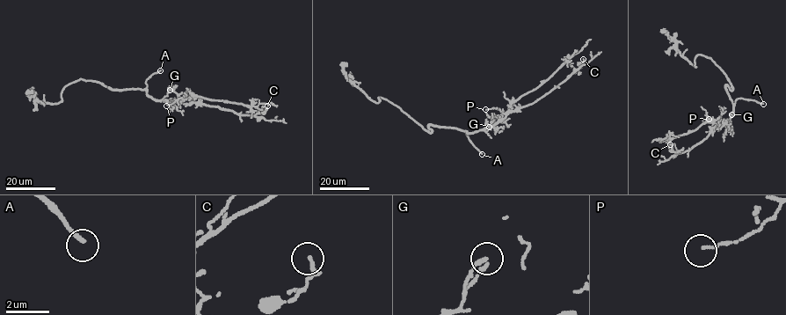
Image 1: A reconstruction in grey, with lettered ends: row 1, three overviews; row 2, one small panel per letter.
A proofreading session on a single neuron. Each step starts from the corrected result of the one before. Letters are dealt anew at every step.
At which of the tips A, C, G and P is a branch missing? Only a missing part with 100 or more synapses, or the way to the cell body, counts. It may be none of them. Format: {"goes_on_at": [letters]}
{"goes_on_at": ["A"]}

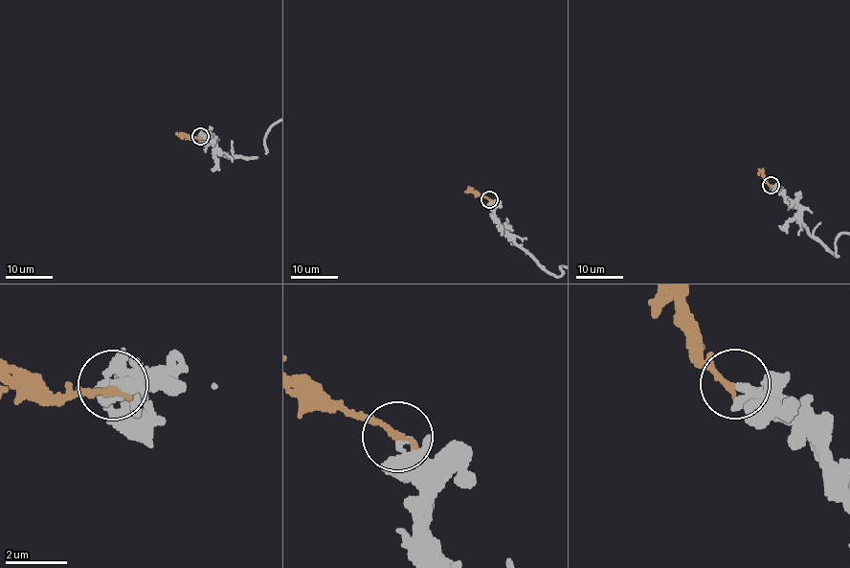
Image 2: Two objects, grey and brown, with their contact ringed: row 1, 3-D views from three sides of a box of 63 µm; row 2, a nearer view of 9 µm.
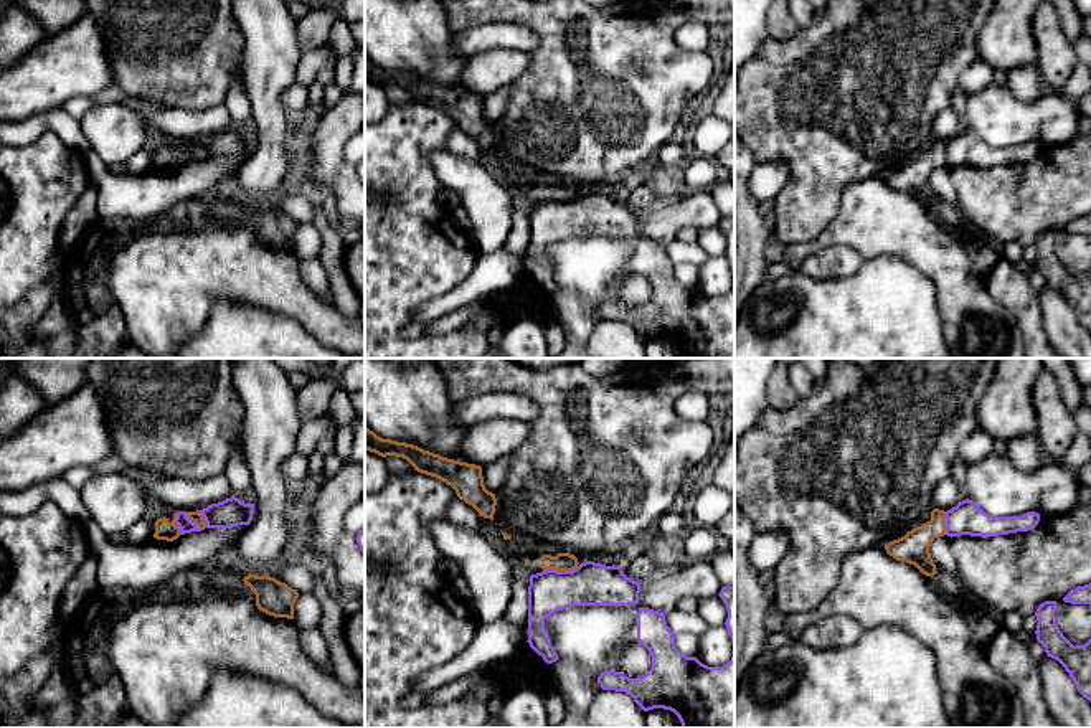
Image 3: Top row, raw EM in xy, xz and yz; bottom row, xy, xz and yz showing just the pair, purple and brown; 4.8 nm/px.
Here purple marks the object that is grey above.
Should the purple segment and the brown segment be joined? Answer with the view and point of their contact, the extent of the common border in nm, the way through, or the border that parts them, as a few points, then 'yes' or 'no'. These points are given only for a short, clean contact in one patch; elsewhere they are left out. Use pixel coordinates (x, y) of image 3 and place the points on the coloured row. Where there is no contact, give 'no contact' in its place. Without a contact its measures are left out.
xz (560, 572) | 180 nm | along xz (578, 567), (543, 572) | no

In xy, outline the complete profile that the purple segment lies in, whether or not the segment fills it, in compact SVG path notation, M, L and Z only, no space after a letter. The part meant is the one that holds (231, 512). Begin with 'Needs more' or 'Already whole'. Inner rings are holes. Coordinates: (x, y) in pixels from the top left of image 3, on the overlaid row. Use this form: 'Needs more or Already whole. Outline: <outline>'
Already whole. Outline: M234 495L218 503L211 503L203 510L198 510L206 528L229 528L238 525L249 525L254 513L254 503L244 503Z

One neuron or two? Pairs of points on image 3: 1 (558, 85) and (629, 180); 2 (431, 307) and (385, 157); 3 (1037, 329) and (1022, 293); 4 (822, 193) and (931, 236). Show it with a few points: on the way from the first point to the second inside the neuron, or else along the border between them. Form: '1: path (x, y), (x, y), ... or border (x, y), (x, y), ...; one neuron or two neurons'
1: border (631, 170), (613, 184); two neurons
2: border (462, 281), (444, 294), (420, 304), (411, 321); two neurons
3: path (1030, 321), (1022, 301); one neuron
4: border (870, 175), (844, 189), (837, 215), (819, 233); two neurons

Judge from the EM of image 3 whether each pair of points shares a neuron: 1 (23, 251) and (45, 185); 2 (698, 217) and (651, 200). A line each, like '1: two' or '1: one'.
1: one
2: two

